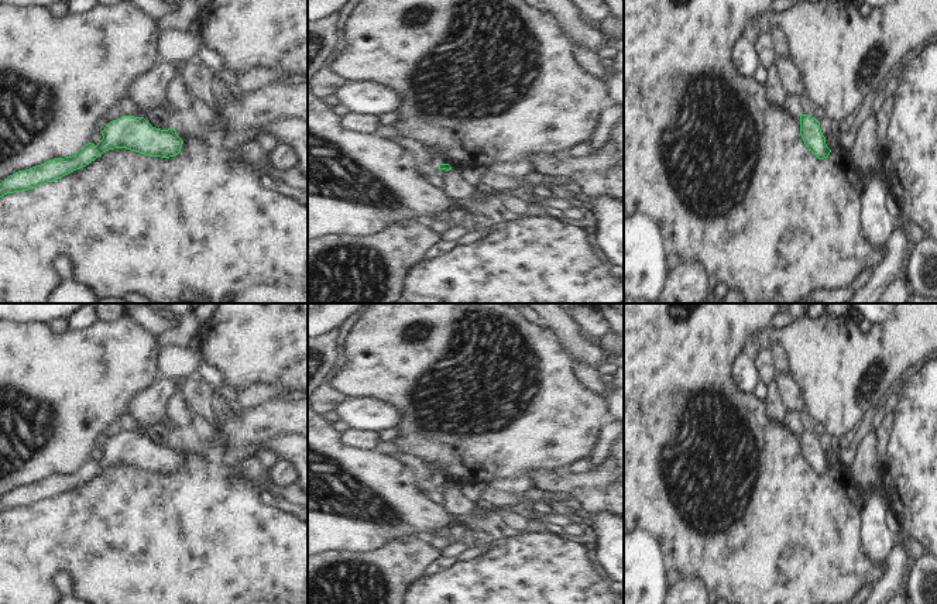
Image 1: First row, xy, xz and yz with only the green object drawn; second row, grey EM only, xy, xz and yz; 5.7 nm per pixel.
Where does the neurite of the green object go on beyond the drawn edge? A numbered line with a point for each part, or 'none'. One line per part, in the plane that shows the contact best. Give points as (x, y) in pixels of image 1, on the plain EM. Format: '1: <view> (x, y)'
none.

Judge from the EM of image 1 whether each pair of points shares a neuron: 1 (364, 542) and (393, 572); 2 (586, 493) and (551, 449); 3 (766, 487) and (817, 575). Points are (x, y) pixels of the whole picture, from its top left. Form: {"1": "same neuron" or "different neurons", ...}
{"1": "different neurons", "2": "different neurons", "3": "same neuron"}

